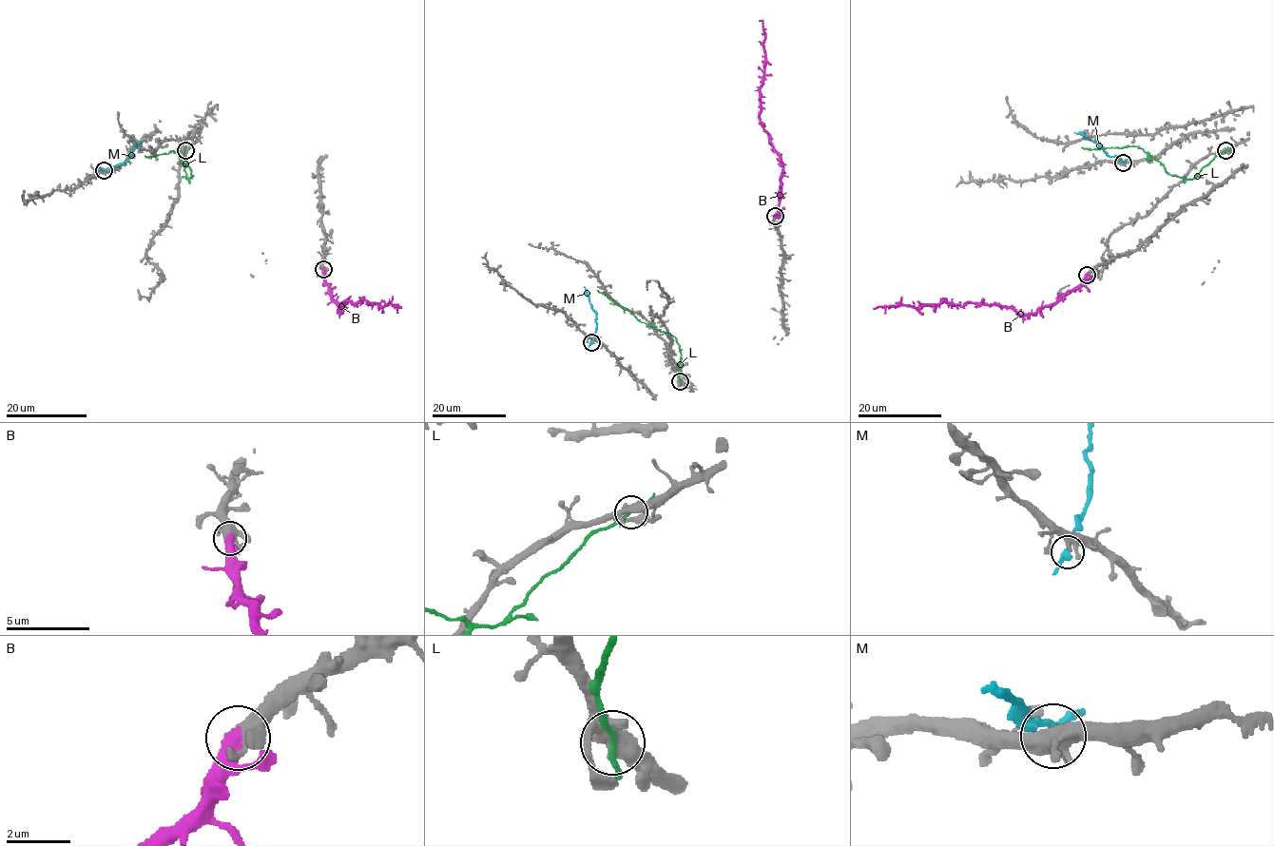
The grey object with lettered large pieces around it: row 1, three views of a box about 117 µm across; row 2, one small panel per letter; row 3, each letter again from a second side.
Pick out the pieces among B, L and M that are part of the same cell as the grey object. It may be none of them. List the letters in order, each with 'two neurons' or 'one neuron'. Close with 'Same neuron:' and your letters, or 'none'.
B: one neuron
L: two neurons
M: two neurons
Same neuron: B

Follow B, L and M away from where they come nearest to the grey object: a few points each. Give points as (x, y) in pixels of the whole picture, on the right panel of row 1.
B: (1087, 275), (1082, 283), (1054, 302), (1023, 315), (993, 304), (953, 306), (945, 302), (873, 309)
L: (1225, 150), (1192, 179), (1171, 176), (1163, 164), (1136, 146), (1091, 149), (1081, 146)
M: (1123, 163), (1117, 157), (1109, 156), (1097, 143), (1074, 132)

